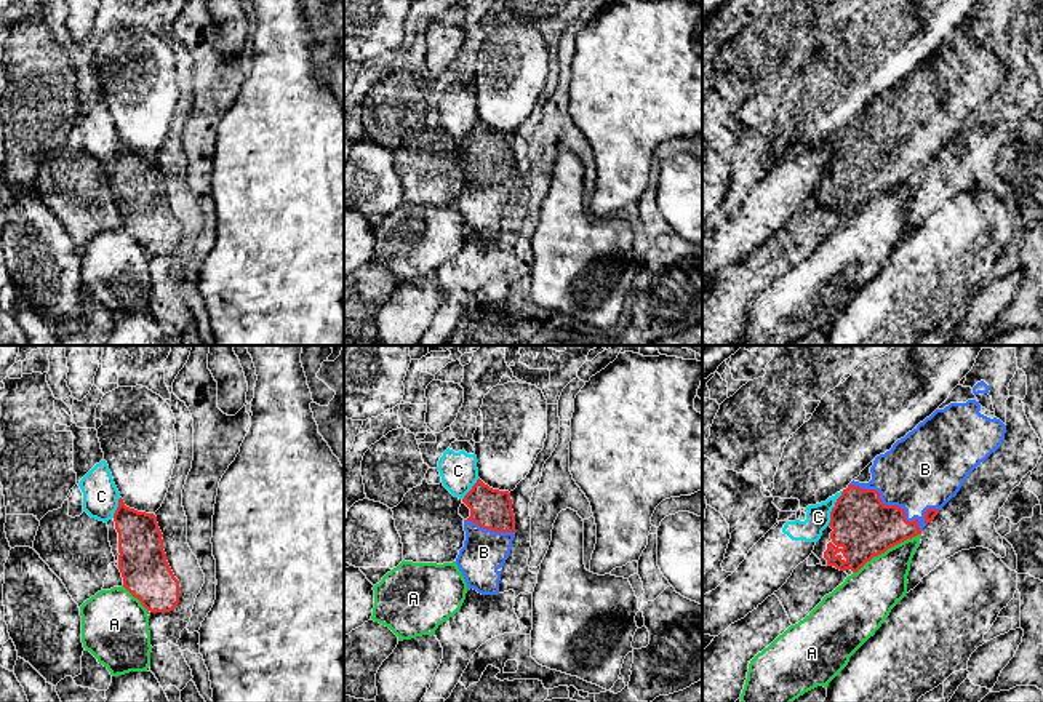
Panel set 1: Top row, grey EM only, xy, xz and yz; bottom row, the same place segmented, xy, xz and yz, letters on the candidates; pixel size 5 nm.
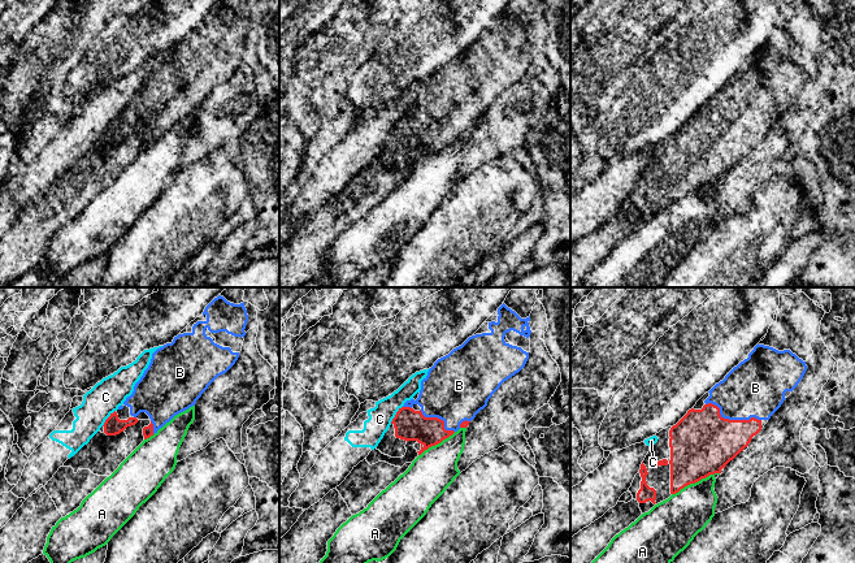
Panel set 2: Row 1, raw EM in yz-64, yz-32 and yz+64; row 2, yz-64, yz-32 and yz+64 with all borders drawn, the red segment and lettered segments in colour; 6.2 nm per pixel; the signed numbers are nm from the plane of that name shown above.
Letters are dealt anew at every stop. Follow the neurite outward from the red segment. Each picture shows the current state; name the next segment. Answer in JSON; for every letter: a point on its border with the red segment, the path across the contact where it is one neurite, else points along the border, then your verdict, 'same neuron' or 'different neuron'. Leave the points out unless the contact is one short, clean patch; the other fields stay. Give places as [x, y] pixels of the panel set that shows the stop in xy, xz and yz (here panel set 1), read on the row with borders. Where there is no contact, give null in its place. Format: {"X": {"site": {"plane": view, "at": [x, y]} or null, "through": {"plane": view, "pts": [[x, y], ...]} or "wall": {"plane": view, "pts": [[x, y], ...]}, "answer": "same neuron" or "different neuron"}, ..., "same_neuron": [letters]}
{"A": {"site": {"plane": "yz", "at": [887, 549]}, "answer": "different neuron"}, "B": {"site": {"plane": "yz", "at": [890, 506]}, "answer": "same neuron"}, "C": {"site": {"plane": "yz", "at": [832, 509]}, "wall": {"plane": "yz", "pts": [[843, 491], [831, 512], [827, 525]]}, "answer": "different neuron"}, "same_neuron": ["B"]}

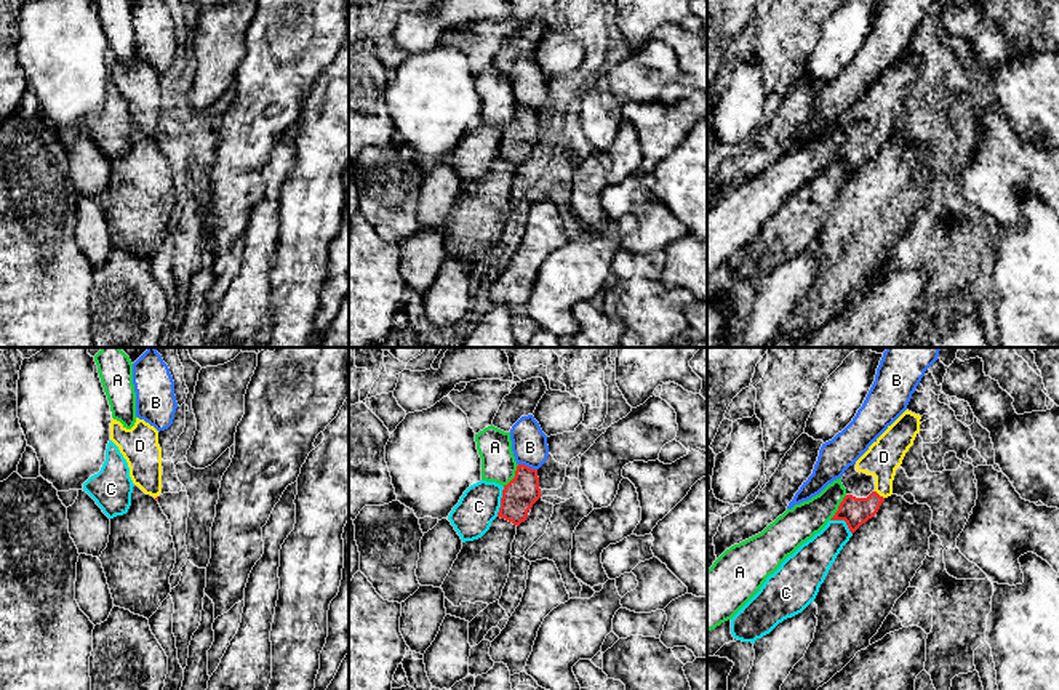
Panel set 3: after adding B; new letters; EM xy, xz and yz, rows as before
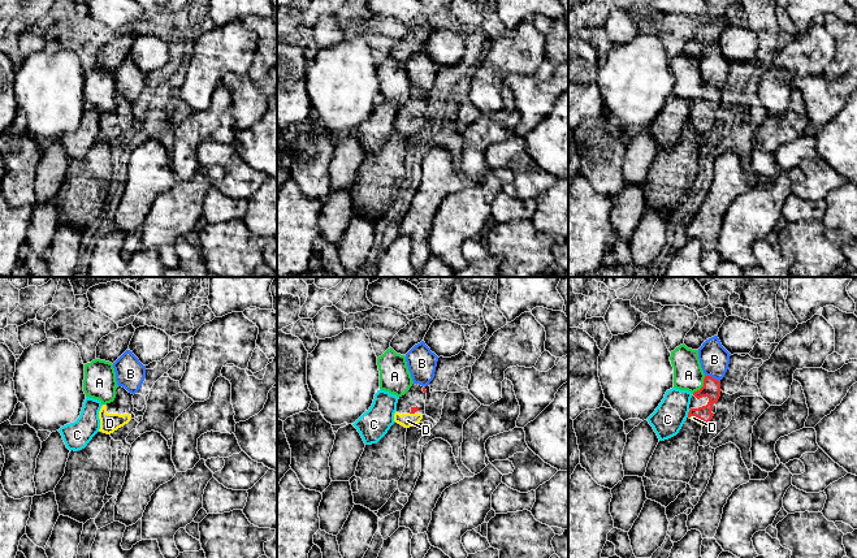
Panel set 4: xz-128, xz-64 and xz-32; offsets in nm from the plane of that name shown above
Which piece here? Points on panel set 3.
{"A": {"site": {"plane": "yz", "at": [839, 508]}, "wall": {"plane": "yz", "pts": [[847, 495], [829, 519]]}, "answer": "different neuron"}, "B": {"site": {"plane": "xz", "at": [528, 468]}, "answer": "different neuron"}, "C": {"site": {"plane": "xz", "at": [501, 501]}, "answer": "different neuron"}, "D": {"site": {"plane": "yz", "at": [879, 495]}, "through": {"plane": "yz", "pts": [[855, 511], [866, 508], [879, 495], [883, 489], [883, 457]]}, "answer": "same neuron"}, "same_neuron": ["D"]}

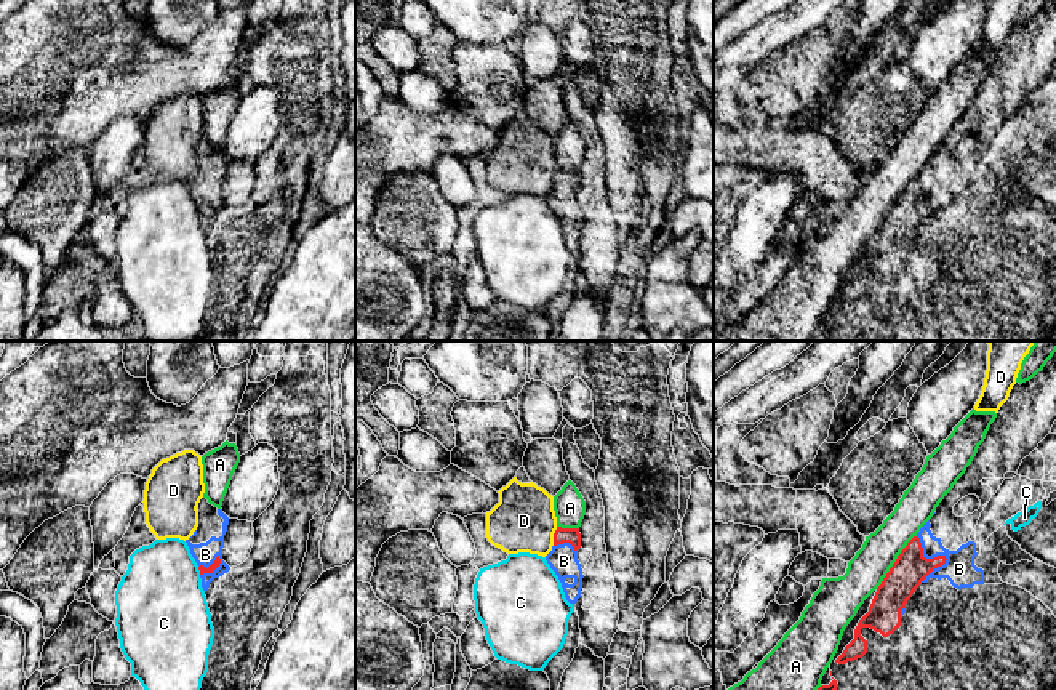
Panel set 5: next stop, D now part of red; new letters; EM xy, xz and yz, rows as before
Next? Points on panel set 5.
{"A": {"site": {"plane": "yz", "at": [895, 562]}, "answer": "different neuron"}, "B": {"site": {"plane": "yz", "at": [938, 556]}, "answer": "same neuron"}, "C": {"site": {"plane": "xy", "at": [199, 569]}, "answer": "different neuron"}, "D": {"site": {"plane": "xz", "at": [554, 537]}, "answer": "different neuron"}, "same_neuron": ["B"]}

